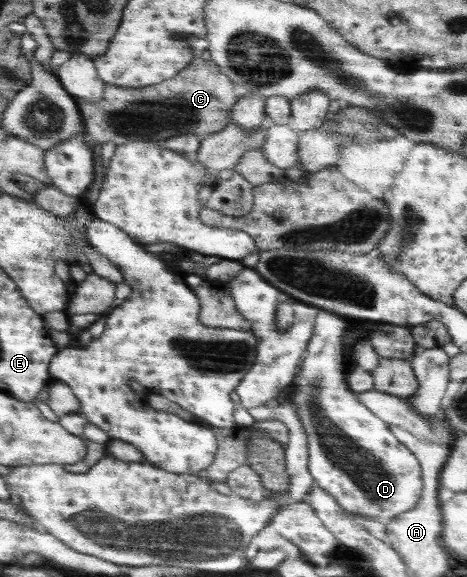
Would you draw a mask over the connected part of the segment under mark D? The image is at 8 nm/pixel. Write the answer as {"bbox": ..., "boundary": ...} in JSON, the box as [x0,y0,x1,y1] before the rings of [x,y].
{"bbox":[288,308,421,524],"boundary":[[[321,308],[314,320],[313,336],[307,343],[305,354],[299,363],[295,384],[288,400],[301,420],[303,432],[307,436],[307,452],[309,452],[308,469],[315,485],[325,492],[329,492],[347,512],[361,514],[375,518],[377,522],[387,524],[395,516],[412,510],[421,498],[421,472],[417,457],[401,444],[397,437],[389,430],[388,424],[375,416],[364,404],[358,401],[346,382],[348,369],[345,356],[343,335],[349,332],[349,318],[335,314],[331,310]]]}

